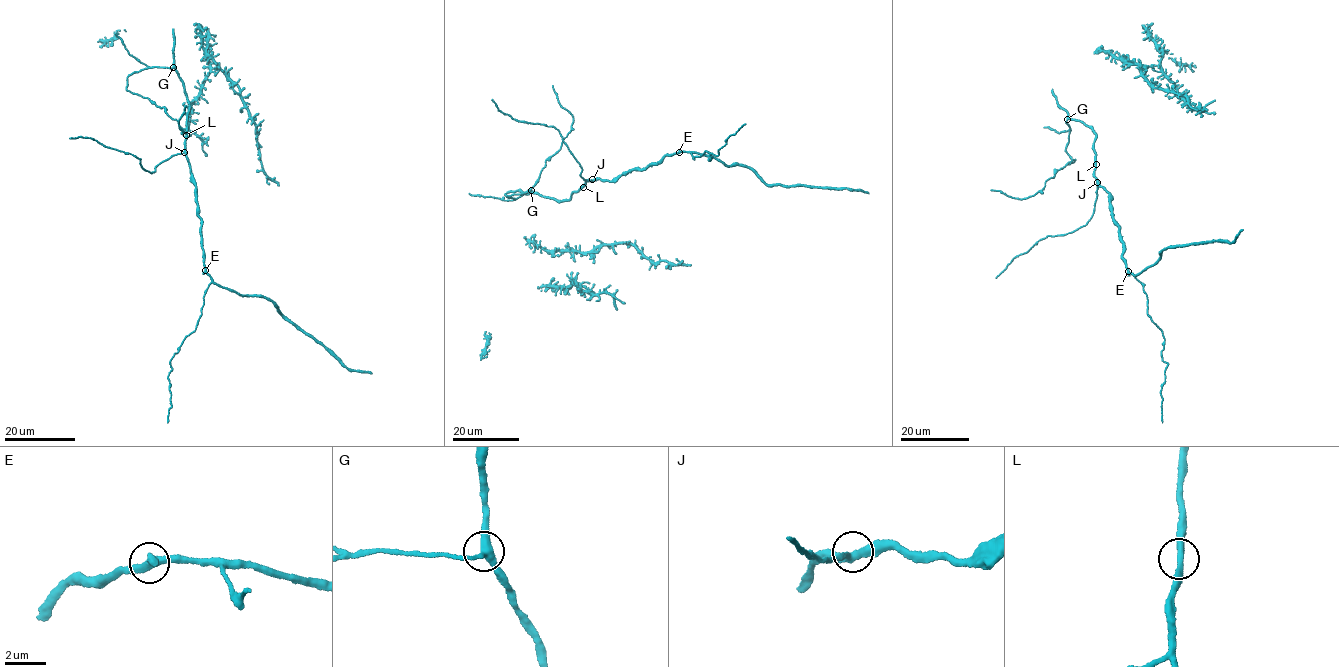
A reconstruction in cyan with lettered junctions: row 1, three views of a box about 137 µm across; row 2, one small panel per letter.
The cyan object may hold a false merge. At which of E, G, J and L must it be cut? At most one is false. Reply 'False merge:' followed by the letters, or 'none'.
False merge: none

